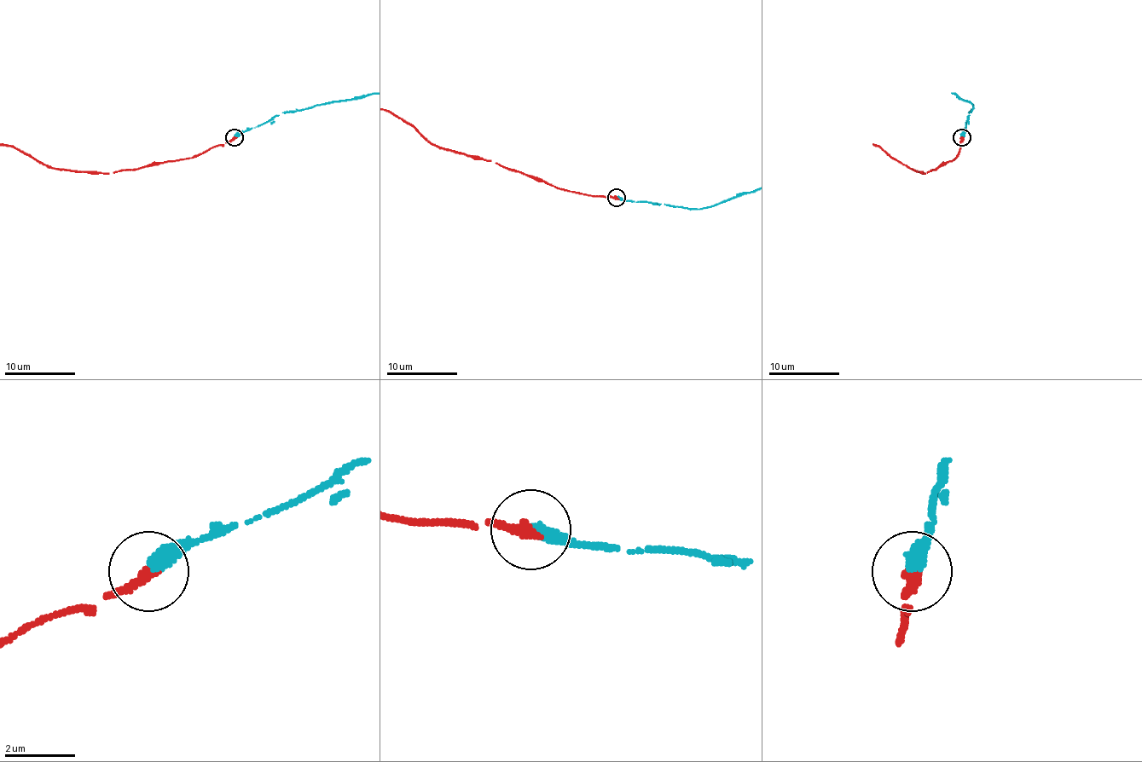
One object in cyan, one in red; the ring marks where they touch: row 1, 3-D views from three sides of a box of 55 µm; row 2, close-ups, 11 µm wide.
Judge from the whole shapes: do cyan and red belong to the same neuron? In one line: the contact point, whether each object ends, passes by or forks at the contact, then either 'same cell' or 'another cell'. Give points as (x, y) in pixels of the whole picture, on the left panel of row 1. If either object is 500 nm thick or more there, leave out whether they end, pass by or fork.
(234, 137) | cyan ends | red ends | same cell

